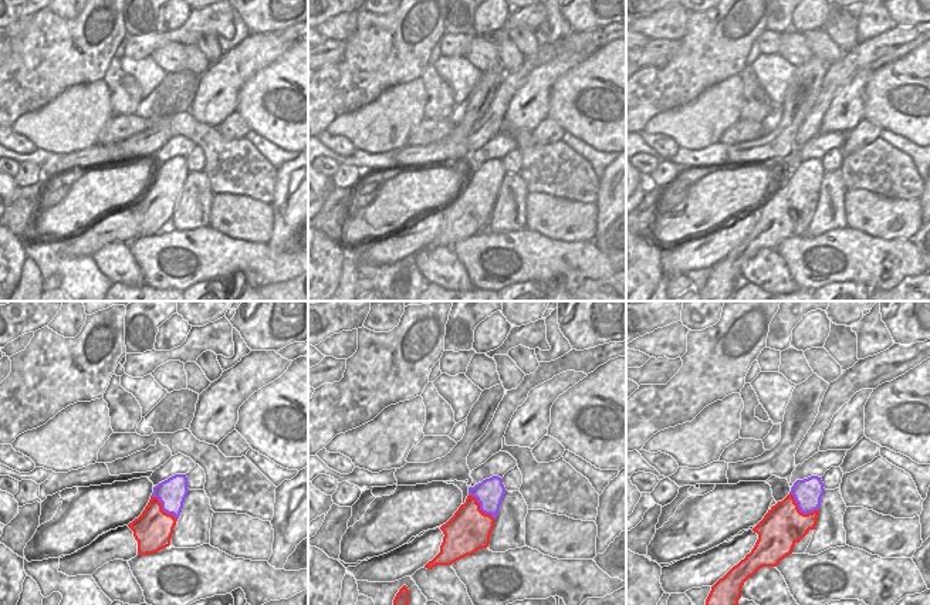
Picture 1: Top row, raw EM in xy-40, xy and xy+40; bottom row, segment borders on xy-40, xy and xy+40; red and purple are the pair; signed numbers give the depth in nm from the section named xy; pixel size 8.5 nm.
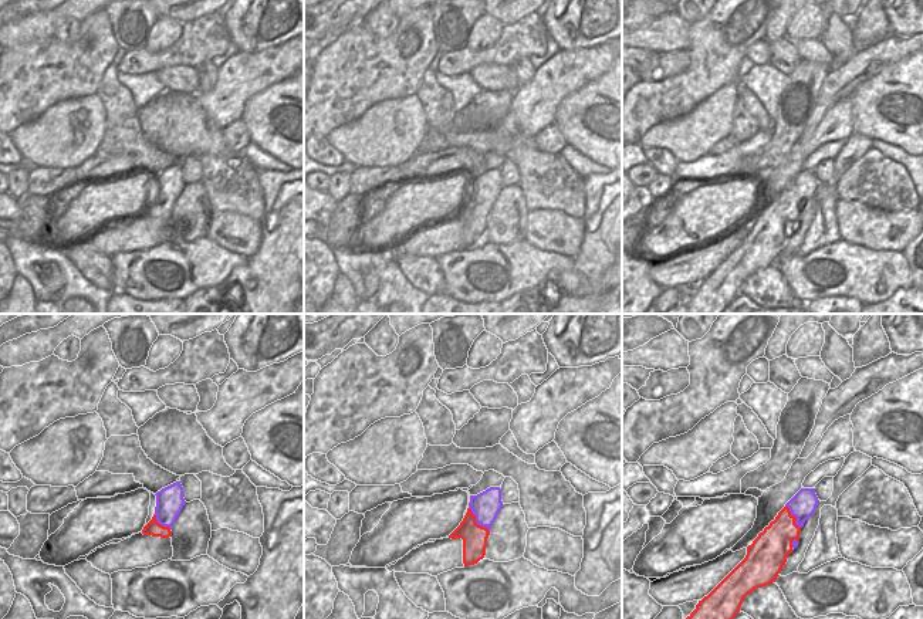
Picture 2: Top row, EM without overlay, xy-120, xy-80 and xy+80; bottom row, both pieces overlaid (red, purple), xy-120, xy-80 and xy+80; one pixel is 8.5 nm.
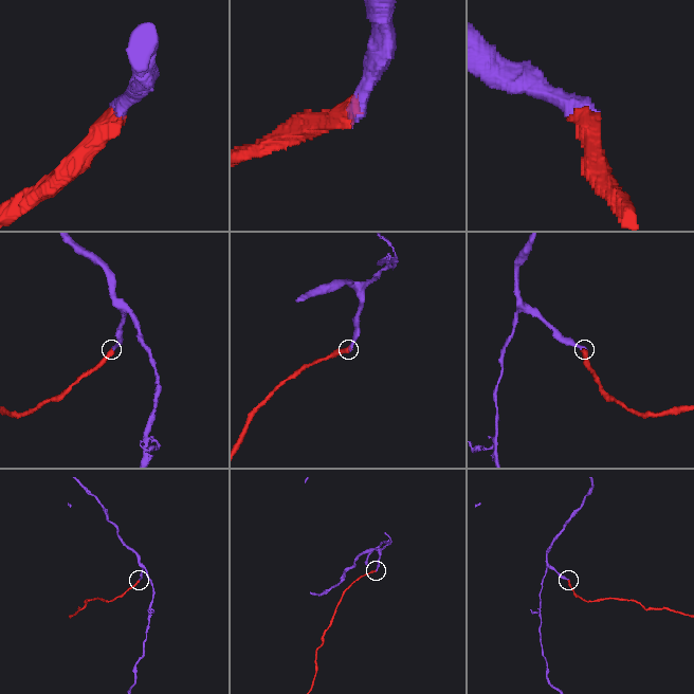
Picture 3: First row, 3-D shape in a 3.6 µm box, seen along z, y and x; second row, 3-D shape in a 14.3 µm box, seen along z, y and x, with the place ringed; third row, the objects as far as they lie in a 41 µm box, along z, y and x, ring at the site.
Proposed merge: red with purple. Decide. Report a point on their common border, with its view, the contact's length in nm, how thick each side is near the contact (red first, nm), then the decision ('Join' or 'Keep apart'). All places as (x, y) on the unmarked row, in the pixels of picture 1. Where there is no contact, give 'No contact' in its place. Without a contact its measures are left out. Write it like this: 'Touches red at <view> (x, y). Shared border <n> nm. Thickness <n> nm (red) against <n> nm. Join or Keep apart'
Touches red at xy+40 (798, 192). Shared border 300 nm. Thickness 360 nm (red) against 240 nm. Join.

